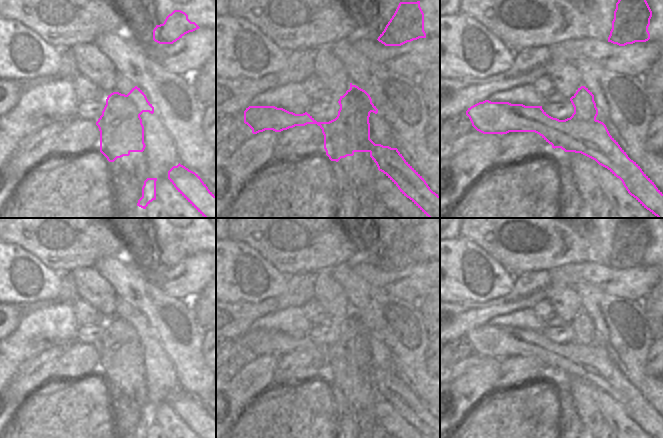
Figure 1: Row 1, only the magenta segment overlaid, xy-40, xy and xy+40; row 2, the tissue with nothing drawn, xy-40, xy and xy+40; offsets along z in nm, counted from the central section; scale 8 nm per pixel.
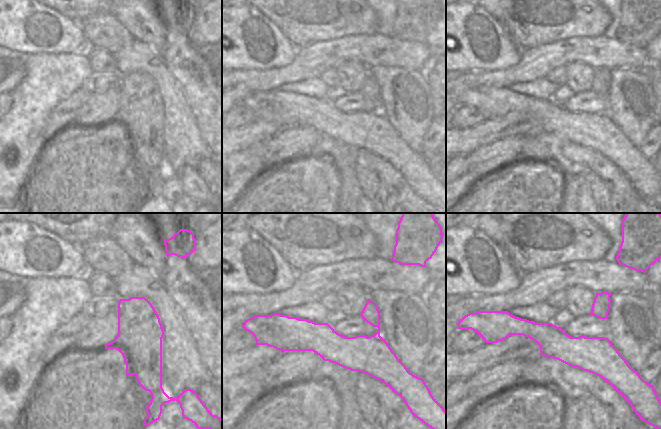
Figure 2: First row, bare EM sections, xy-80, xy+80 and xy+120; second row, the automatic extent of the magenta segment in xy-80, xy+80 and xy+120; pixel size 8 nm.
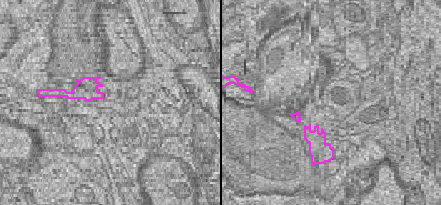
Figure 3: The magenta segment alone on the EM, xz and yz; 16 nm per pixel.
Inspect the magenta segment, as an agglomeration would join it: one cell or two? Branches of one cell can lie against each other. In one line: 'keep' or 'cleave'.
cleave

